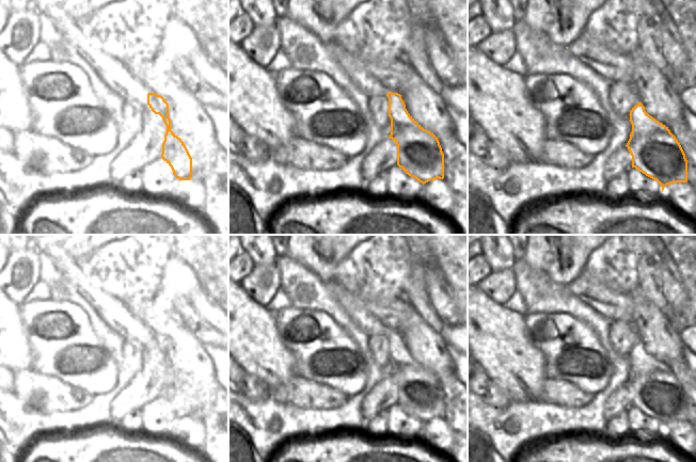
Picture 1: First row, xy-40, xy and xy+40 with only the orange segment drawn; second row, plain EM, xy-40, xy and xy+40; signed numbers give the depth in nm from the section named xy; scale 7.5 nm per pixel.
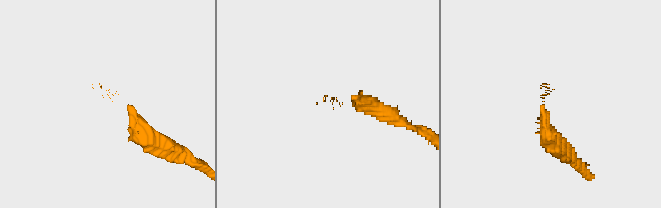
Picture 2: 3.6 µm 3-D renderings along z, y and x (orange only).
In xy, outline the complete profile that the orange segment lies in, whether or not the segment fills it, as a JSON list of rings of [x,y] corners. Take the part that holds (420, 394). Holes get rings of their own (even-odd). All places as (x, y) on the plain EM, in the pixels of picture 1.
[[[389,331],[389,355],[391,357],[390,378],[397,384],[397,404],[409,415],[423,424],[437,417],[444,417],[444,393],[438,377],[424,368],[407,350],[398,332]]]

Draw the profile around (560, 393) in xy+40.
[[[547,379],[542,386],[542,393],[536,401],[567,409],[580,409],[588,404],[592,399],[592,394],[586,394],[567,381]]]

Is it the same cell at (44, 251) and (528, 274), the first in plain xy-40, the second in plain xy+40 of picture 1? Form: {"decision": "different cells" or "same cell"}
{"decision": "same cell"}

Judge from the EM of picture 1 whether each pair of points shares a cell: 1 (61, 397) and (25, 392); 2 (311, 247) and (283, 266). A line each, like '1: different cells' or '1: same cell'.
1: same cell
2: different cells

